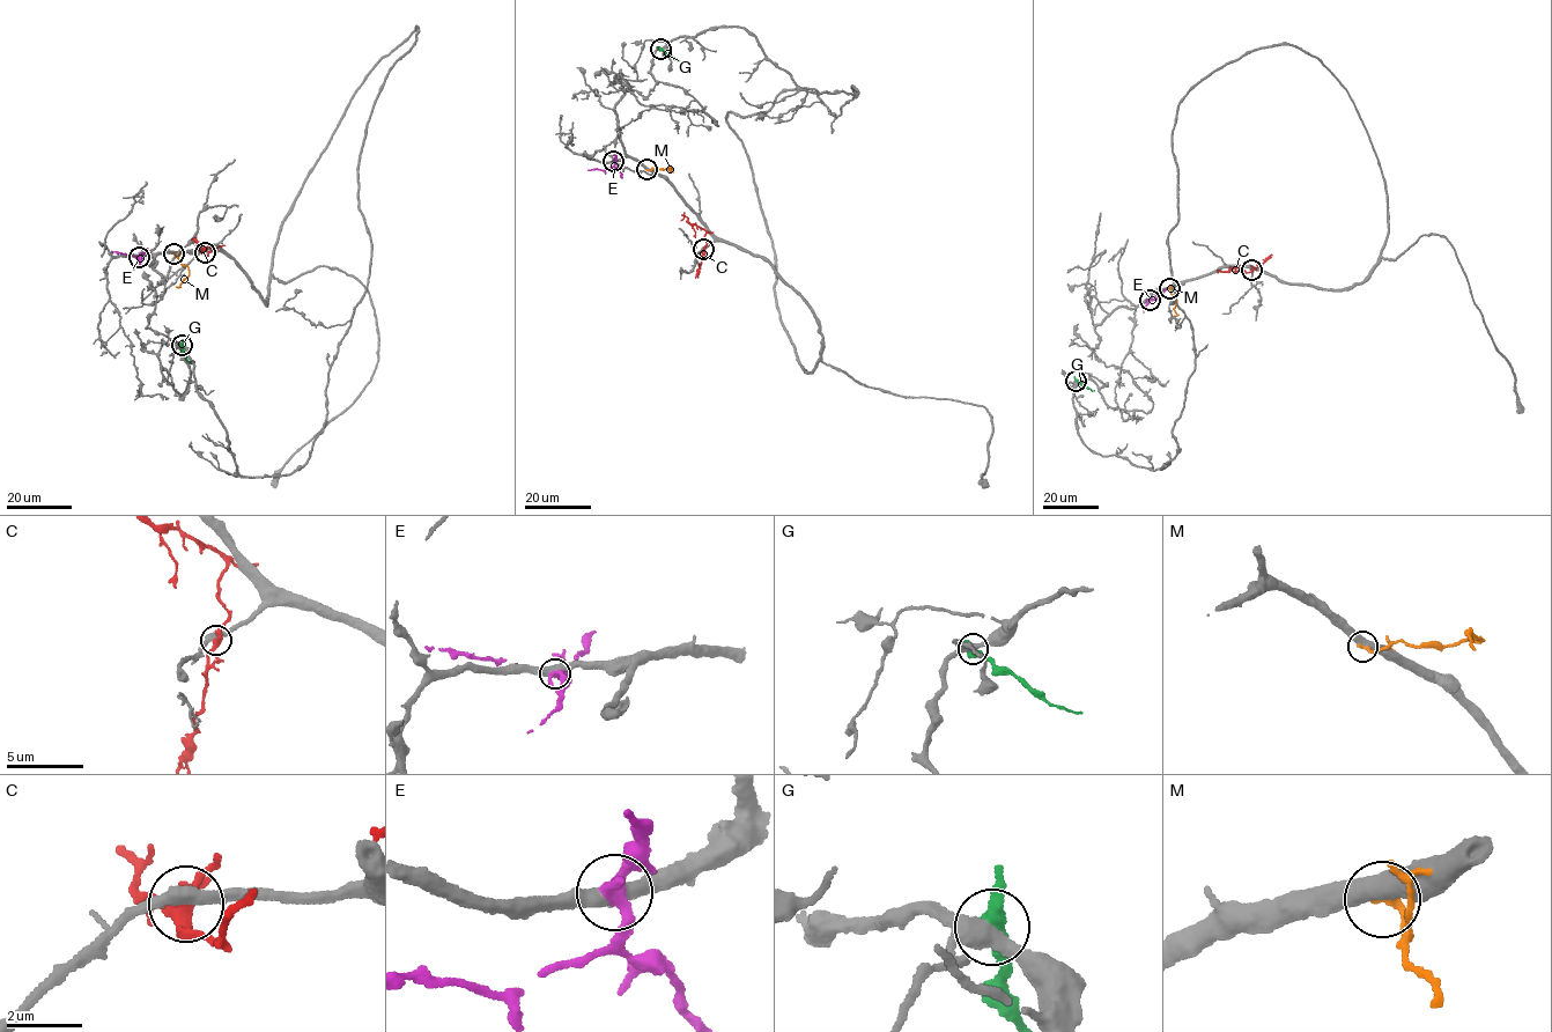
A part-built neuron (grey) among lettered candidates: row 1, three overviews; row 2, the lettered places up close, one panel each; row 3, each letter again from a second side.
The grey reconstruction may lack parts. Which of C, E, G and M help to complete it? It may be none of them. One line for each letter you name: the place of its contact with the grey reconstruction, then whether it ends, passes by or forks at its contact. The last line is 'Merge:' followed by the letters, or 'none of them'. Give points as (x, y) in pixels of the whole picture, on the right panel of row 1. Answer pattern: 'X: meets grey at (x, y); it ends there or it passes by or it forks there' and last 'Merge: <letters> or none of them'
Merge: none of them

